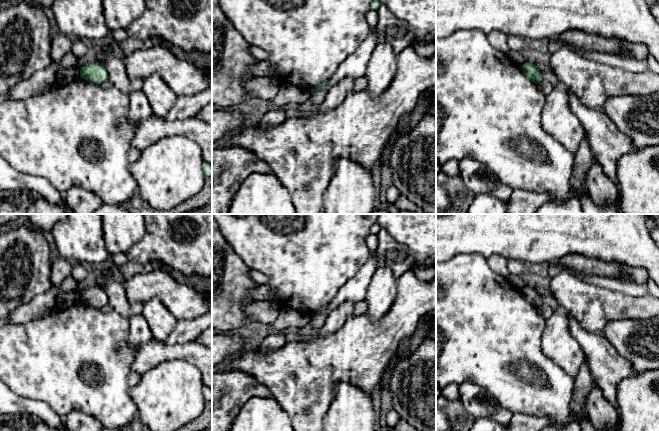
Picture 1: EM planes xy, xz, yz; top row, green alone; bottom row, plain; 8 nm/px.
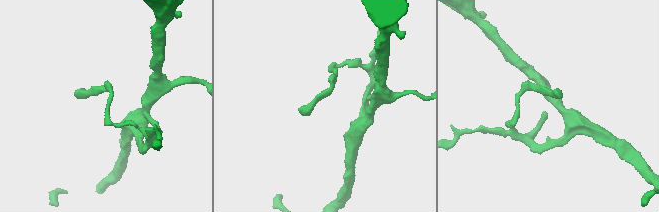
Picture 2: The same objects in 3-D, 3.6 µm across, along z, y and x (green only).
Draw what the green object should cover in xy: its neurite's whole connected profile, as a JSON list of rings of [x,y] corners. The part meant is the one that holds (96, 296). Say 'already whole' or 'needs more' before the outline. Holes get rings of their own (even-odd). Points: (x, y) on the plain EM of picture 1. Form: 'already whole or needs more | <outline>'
already whole | [[[92,286],[82,291],[79,295],[80,301],[87,305],[97,308],[108,305],[108,296],[103,287]]]

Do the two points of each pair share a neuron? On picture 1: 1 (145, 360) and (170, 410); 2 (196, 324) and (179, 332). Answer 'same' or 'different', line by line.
1: different
2: same

